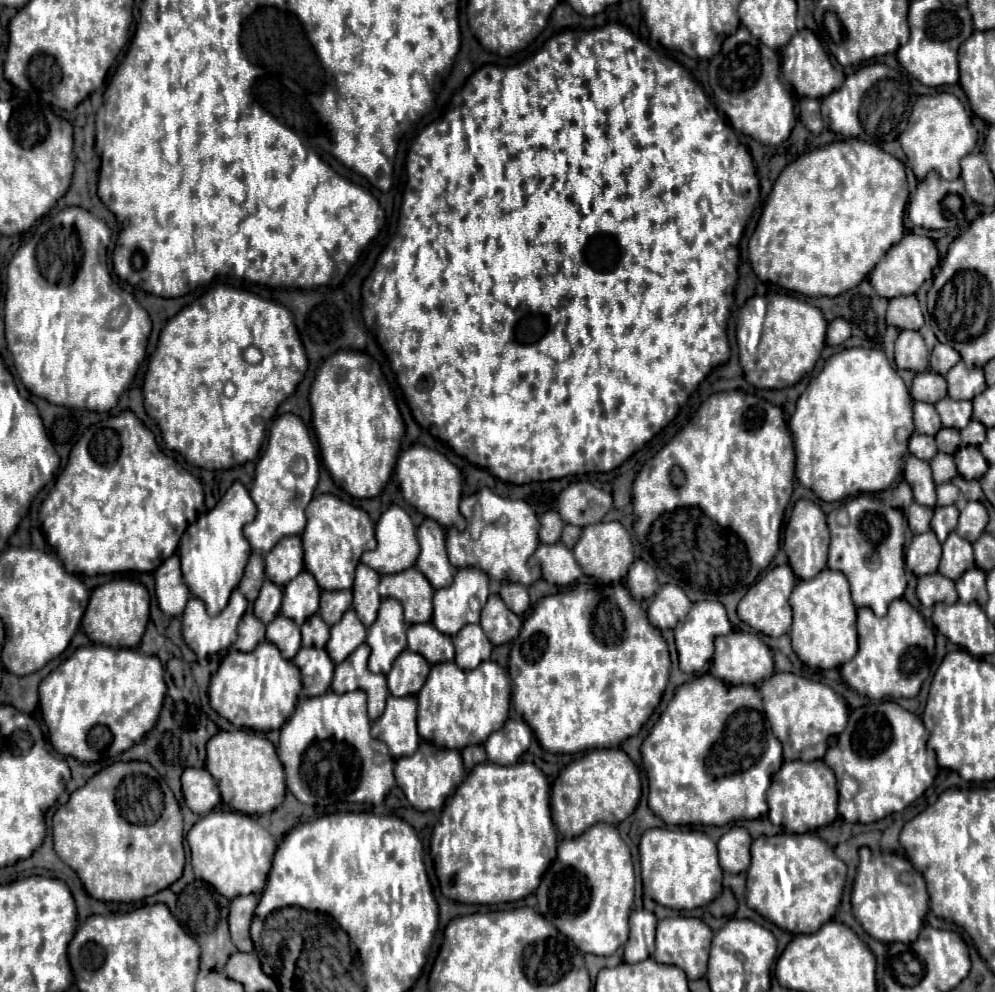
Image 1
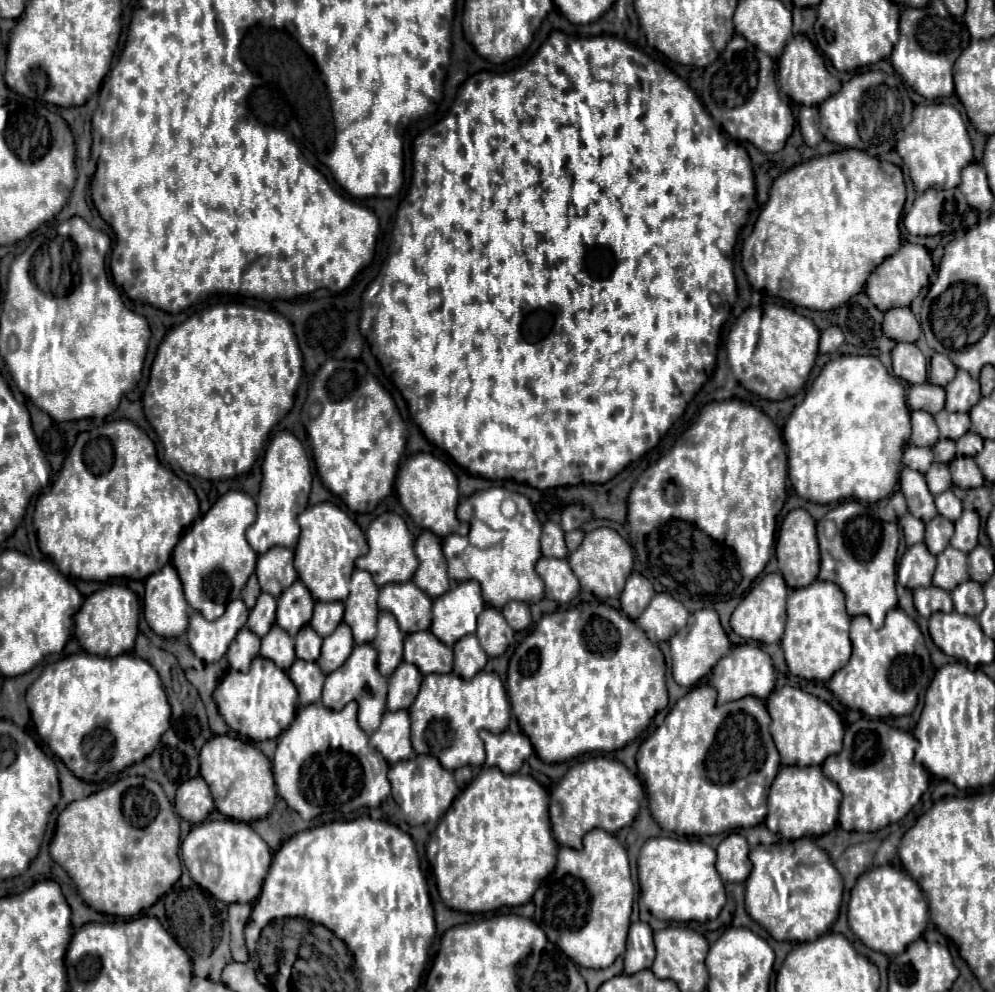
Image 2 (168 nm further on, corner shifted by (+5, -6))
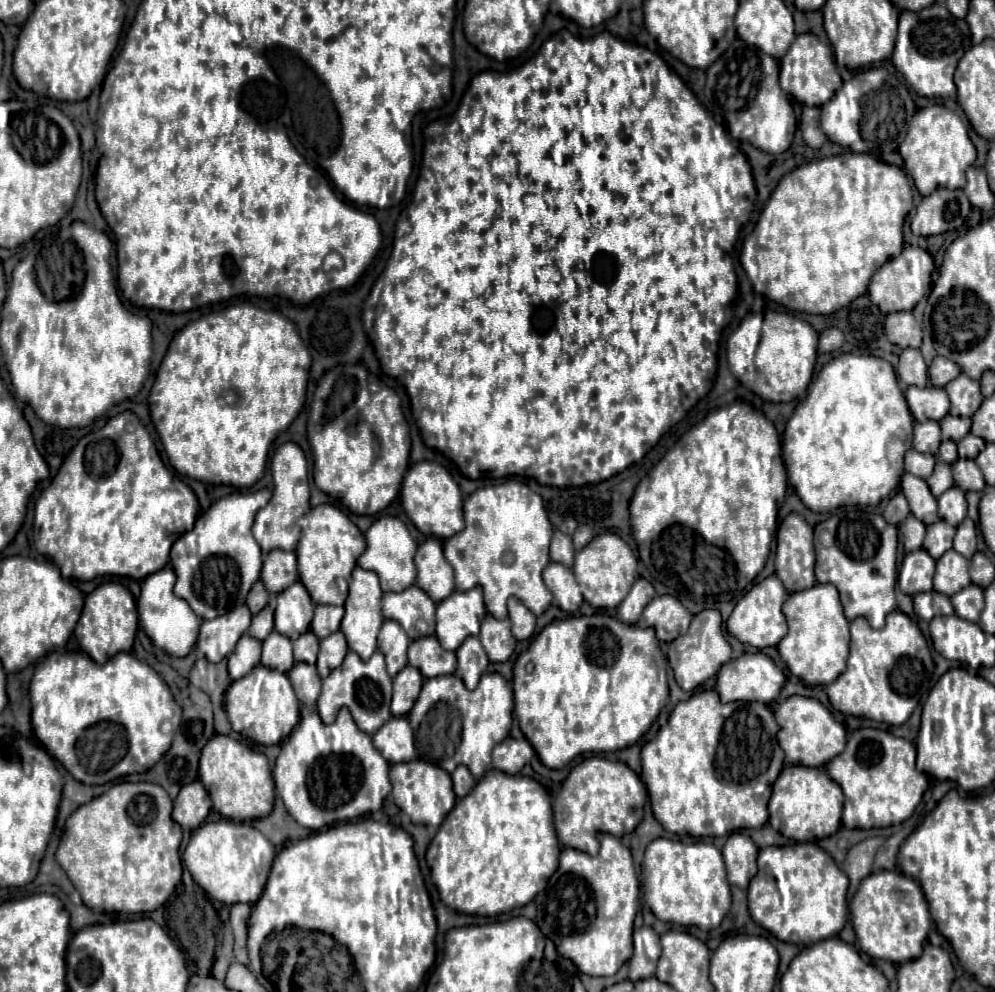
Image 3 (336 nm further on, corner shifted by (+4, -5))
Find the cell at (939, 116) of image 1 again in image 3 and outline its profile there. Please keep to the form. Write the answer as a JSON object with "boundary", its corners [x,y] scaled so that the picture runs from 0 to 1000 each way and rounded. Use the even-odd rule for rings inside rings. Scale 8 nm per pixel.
{"boundary":[[[948,106],[928,108],[916,120],[910,142],[904,146],[904,154],[910,162],[910,172],[918,178],[926,197],[936,195],[942,189],[966,191],[970,186],[970,172],[980,164],[982,152],[974,140],[972,128],[956,110]]]}

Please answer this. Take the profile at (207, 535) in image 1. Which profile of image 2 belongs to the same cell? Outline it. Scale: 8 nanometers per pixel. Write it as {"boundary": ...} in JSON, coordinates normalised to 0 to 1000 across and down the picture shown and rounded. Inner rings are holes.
{"boundary":[[[231,494],[215,506],[215,510],[199,522],[189,536],[181,542],[173,556],[173,571],[179,575],[187,607],[203,617],[207,625],[221,623],[229,607],[241,603],[243,591],[249,587],[257,573],[253,550],[247,546],[247,532],[257,522],[257,504],[245,496]]]}

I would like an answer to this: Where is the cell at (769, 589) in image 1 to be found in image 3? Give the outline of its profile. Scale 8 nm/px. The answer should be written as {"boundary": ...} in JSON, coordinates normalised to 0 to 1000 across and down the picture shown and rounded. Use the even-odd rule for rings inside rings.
{"boundary":[[[773,580],[771,584],[763,586],[747,600],[747,604],[739,610],[735,622],[731,624],[731,636],[743,644],[745,648],[751,648],[759,654],[767,652],[779,652],[789,640],[791,640],[791,626],[787,620],[787,608],[791,606],[793,598],[787,594],[787,588],[781,580]]]}

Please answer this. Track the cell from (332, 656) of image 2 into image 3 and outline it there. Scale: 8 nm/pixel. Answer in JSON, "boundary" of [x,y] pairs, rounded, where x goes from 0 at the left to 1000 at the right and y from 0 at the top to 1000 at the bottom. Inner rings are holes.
{"boundary":[[[343,636],[327,642],[321,652],[321,662],[319,662],[319,674],[321,680],[327,684],[335,674],[339,674],[345,668],[345,662],[349,660],[349,644]]]}

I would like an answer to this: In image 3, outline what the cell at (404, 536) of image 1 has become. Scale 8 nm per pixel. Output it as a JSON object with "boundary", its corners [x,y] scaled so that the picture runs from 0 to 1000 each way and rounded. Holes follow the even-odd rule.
{"boundary":[[[383,521],[379,523],[371,535],[367,537],[369,543],[369,553],[367,557],[361,561],[359,570],[371,576],[377,576],[381,580],[381,588],[383,594],[409,594],[409,590],[417,588],[417,570],[415,570],[415,561],[417,561],[417,553],[419,547],[413,541],[411,533],[407,531],[407,527],[399,521]]]}

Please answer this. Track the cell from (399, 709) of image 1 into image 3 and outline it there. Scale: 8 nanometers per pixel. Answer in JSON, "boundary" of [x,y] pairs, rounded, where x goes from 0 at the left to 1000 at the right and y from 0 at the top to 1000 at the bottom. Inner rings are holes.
{"boundary":[[[393,723],[375,741],[375,751],[393,771],[417,765],[417,745],[409,723]]]}

